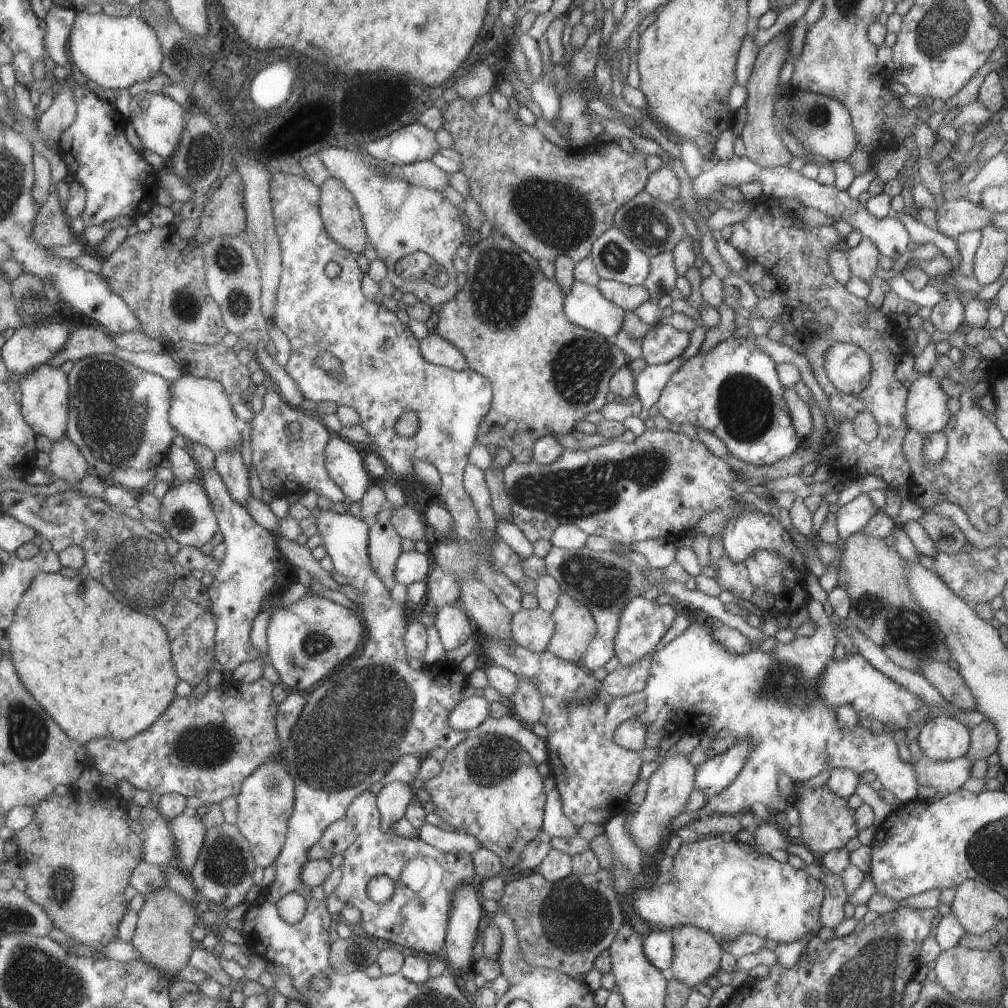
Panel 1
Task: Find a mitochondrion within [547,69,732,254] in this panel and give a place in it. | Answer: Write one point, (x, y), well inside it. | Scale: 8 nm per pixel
(647, 223)

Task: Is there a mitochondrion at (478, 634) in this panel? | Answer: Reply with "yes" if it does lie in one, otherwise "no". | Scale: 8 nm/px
no

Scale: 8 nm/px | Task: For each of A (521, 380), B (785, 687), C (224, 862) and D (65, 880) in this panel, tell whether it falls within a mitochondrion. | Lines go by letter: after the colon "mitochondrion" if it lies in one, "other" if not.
A: other
B: mitochondrion
C: mitochondrion
D: mitochondrion

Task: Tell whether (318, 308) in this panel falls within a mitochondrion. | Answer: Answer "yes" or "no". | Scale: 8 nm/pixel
no

